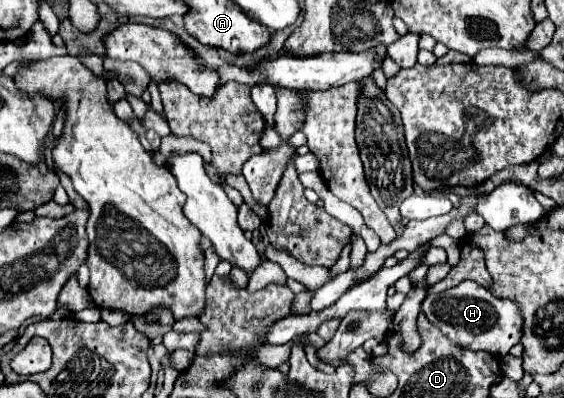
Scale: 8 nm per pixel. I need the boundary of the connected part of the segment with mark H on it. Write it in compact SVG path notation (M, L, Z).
M463 281L461 285L443 293L427 295L423 299L421 311L429 323L435 325L445 337L473 351L487 351L495 357L505 357L509 349L521 341L523 319L519 307L513 301L503 301L491 295L475 281Z

